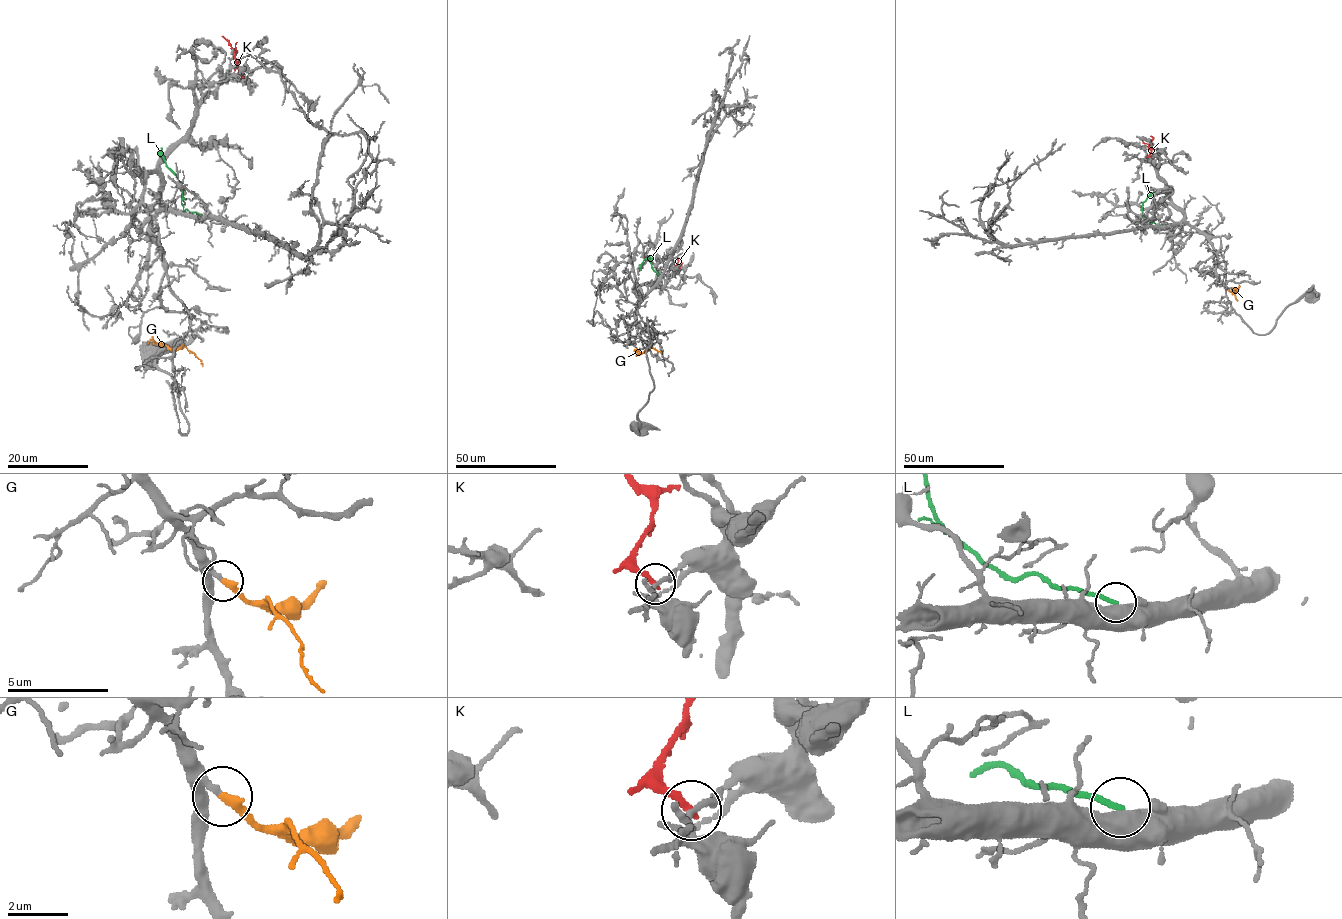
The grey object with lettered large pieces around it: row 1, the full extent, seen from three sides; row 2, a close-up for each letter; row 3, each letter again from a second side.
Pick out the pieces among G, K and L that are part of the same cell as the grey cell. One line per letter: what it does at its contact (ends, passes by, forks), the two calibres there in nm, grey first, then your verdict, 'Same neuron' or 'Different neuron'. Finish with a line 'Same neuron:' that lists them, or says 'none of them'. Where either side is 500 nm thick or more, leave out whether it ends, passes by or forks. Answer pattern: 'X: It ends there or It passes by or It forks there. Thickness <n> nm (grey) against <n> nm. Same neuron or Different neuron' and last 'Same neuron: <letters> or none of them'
G: It ends there. Thickness 280 nm (grey) against 340 nm. Same neuron
K: It ends there. Thickness 190 nm (grey) against 300 nm. Different neuron
L: Thickness 750 nm (grey) against 200 nm. Different neuron
Same neuron: G

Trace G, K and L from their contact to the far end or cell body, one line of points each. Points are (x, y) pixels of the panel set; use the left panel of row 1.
G: (181, 344), (177, 349), (169, 349), (151, 340), (148, 344)
K: (242, 80), (235, 52), (222, 36)
L: (200, 215), (183, 209), (180, 182), (166, 165), (161, 148)

